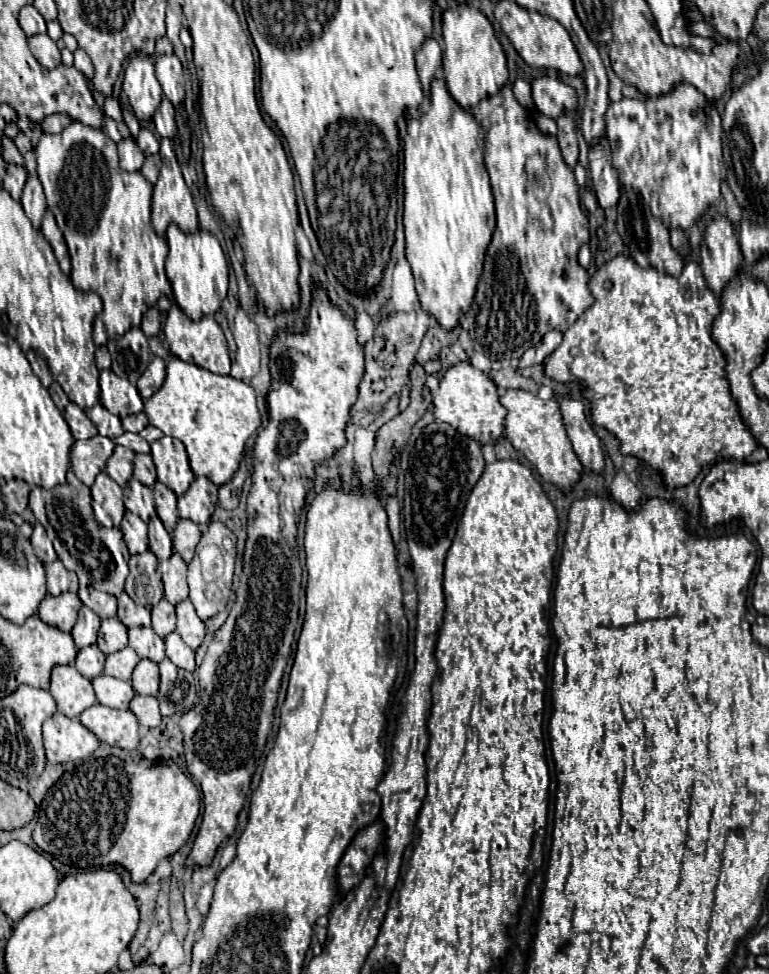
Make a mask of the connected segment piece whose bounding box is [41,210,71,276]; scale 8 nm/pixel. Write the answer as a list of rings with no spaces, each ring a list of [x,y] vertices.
[[[49,210],[45,212],[43,224],[41,224],[41,232],[43,232],[43,236],[47,238],[47,242],[51,244],[51,248],[53,248],[53,252],[55,252],[55,258],[57,258],[63,274],[69,276],[71,272],[71,260],[69,252],[67,252],[67,244],[65,244],[65,240],[63,240],[61,230],[57,228],[55,216],[53,216]]]

